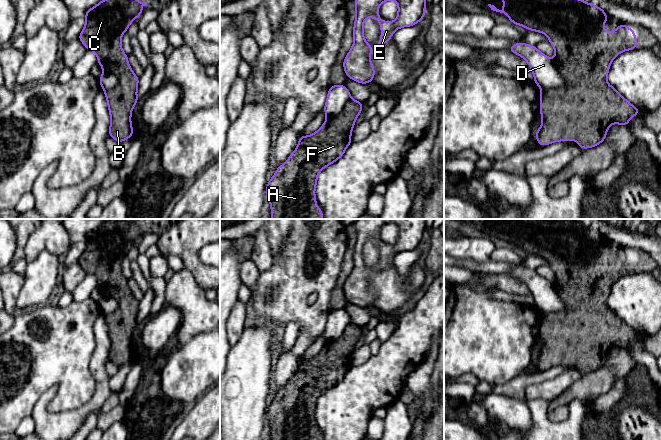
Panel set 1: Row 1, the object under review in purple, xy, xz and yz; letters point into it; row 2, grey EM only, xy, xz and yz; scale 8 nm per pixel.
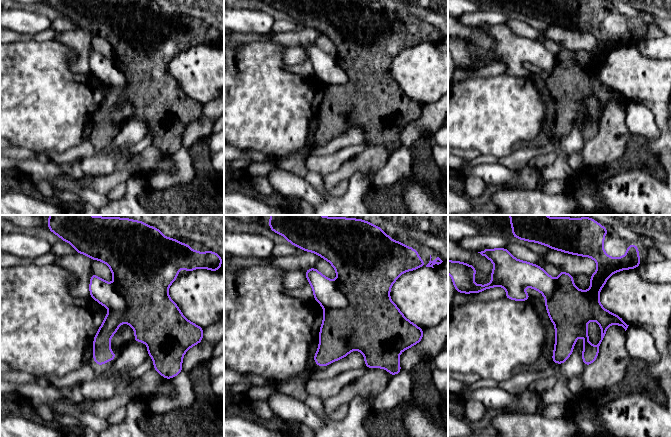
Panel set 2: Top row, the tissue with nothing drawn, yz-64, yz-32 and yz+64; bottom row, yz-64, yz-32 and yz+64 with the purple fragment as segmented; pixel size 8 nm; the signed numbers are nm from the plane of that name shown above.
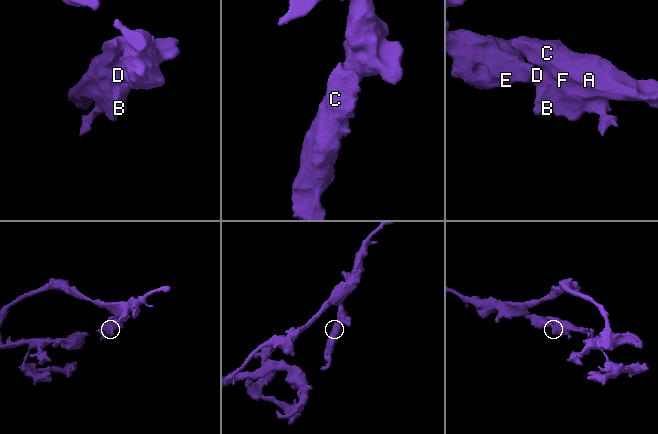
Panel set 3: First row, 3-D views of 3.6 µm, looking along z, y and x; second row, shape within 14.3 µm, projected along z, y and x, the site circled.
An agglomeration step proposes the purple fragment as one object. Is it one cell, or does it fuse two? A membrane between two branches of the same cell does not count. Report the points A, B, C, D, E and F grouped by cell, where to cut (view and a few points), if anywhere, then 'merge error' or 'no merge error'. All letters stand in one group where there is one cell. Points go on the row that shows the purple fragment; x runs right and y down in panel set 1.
A B C F / D E; cut in yz along (553, 60), (564, 82), (558, 87), (541, 90); merge error

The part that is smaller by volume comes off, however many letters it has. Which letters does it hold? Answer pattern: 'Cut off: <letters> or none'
Cut off: A, B, C, F

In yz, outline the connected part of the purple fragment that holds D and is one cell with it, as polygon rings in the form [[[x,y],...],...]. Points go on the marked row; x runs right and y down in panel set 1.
[[[518,42],[508,50],[526,60],[533,72],[534,82],[541,90],[556,89],[565,83],[565,79],[555,67],[554,60],[541,53],[536,46]]]

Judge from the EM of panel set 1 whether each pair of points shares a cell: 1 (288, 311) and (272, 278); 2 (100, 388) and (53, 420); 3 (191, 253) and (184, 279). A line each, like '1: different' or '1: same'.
1: same
2: same
3: different

